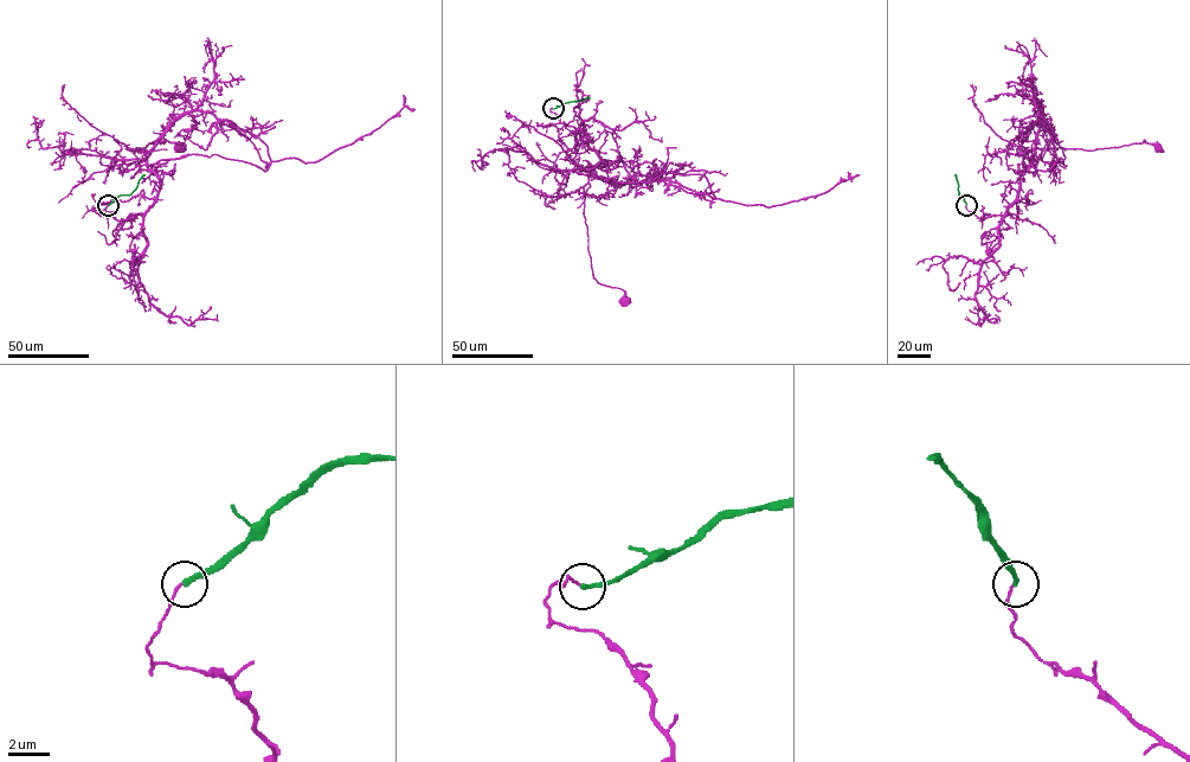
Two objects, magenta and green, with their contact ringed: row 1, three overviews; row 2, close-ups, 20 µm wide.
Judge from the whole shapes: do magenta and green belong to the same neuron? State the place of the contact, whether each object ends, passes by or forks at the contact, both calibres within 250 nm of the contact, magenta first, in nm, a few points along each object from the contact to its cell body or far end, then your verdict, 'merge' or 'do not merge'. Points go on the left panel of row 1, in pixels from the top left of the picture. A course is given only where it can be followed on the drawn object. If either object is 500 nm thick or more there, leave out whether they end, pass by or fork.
place (108, 205); magenta ends; green ends; calibres 90 and 240 nm; course magenta (108, 204), (105, 211), (117, 221), (143, 216), (156, 198), (160, 180), (140, 148), (165, 140), (180, 146); course green (108, 204), (120, 196), (130, 194), (145, 174); do not merge

